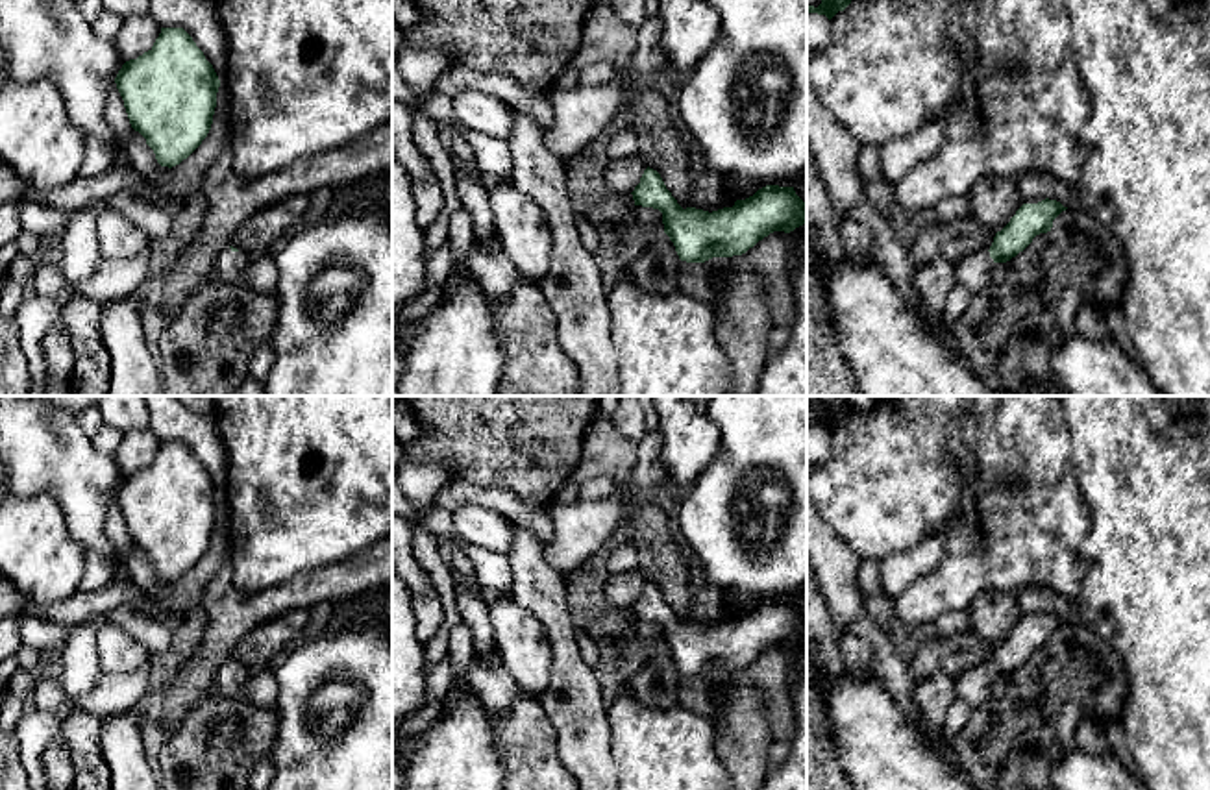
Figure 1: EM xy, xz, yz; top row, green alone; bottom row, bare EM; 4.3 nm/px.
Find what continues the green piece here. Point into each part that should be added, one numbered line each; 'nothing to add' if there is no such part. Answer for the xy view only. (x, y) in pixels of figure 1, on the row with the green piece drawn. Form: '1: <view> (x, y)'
1: xy (232, 265)

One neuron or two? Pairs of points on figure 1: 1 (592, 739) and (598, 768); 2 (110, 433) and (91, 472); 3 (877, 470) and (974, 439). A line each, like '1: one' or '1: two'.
1: one
2: two
3: one

